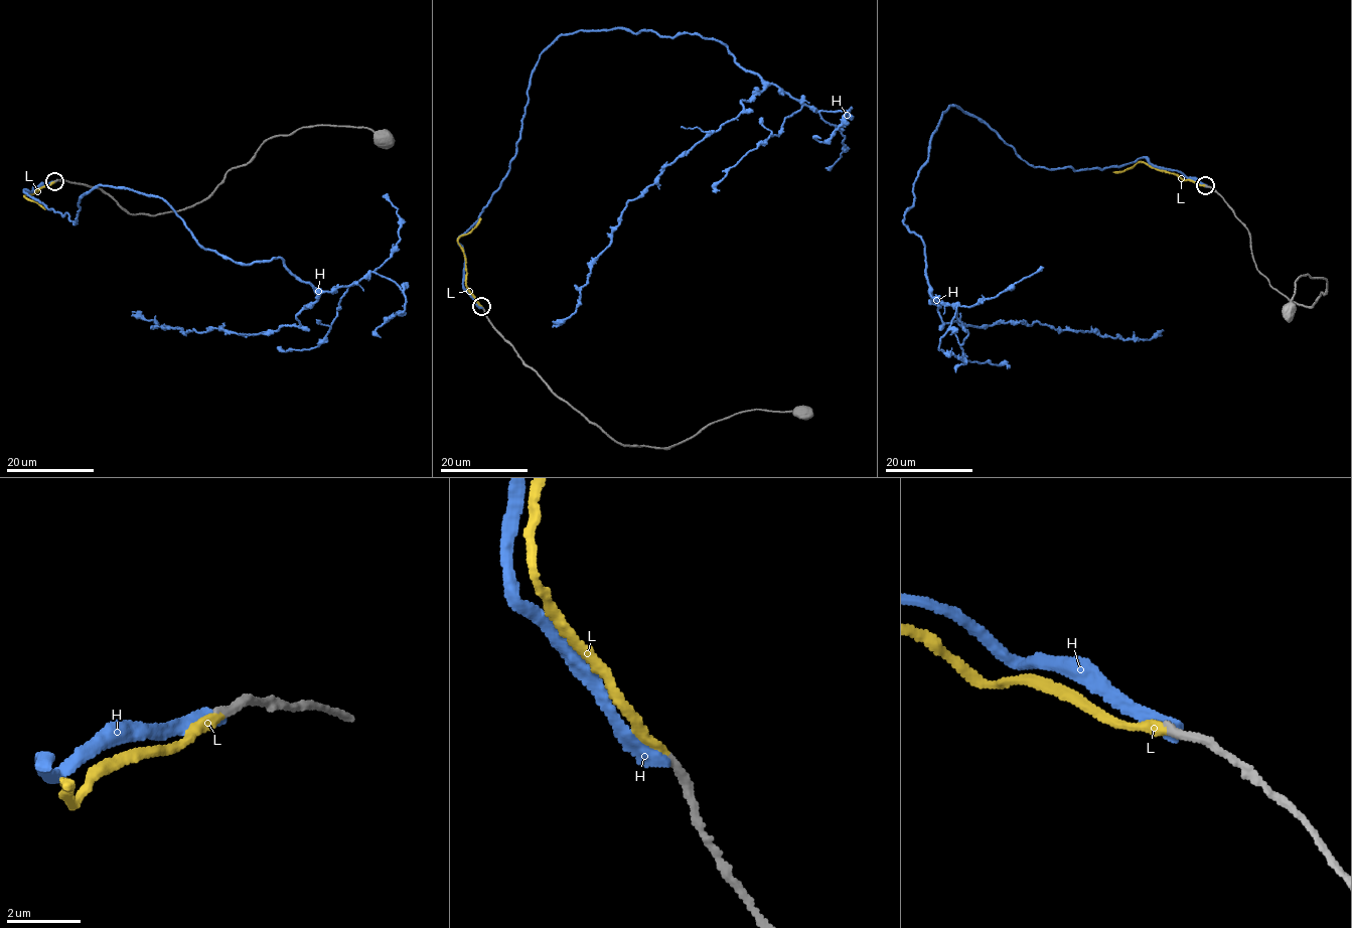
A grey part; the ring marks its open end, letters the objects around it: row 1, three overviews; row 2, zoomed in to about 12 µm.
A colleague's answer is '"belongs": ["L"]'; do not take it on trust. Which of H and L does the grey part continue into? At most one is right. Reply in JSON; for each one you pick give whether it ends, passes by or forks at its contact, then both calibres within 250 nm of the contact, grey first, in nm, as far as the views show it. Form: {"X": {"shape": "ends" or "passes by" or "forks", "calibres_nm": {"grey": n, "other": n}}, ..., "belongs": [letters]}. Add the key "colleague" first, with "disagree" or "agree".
{"colleague": "agree", "L": {"shape": "ends", "calibres_nm": {"grey": 220, "other": 240}}, "belongs": ["L"]}

